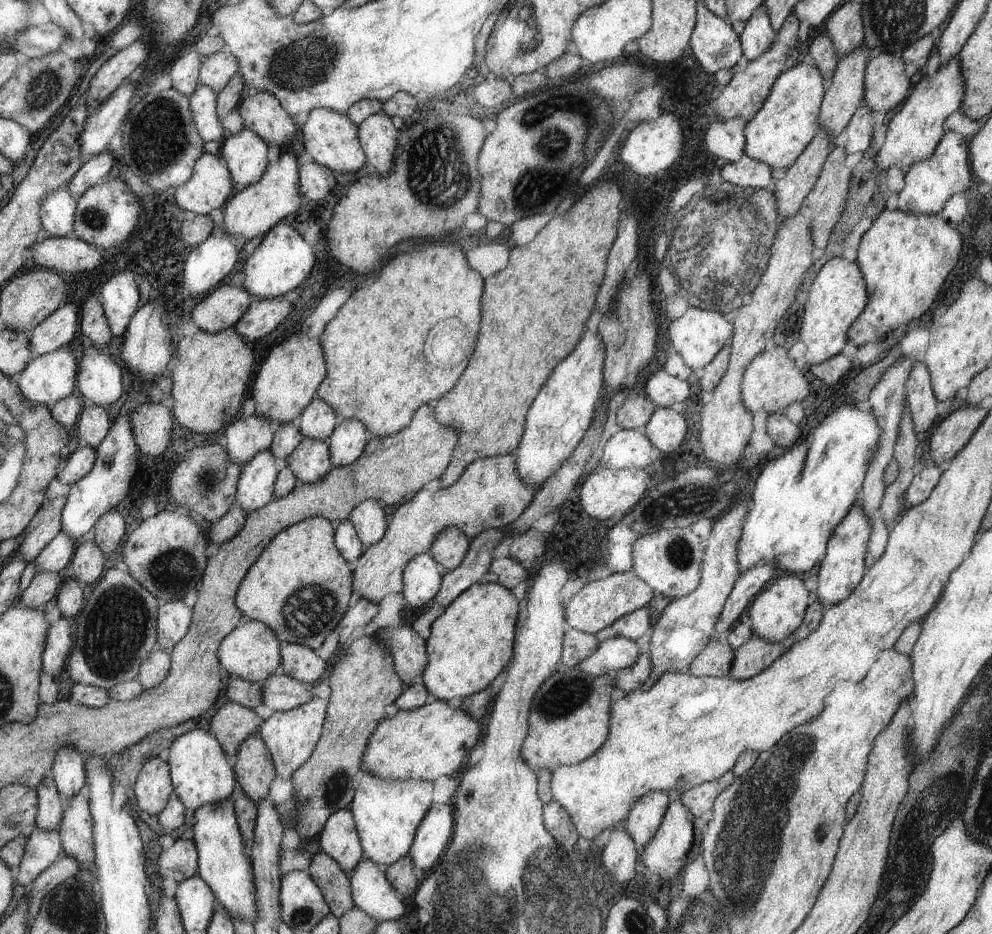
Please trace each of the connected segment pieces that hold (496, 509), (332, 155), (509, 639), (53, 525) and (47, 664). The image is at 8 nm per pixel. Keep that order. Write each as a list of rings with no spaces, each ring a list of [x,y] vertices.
[[[505,454],[470,463],[457,483],[437,492],[417,492],[391,515],[388,530],[380,543],[365,549],[353,572],[354,592],[358,598],[378,605],[381,600],[404,590],[404,568],[409,560],[430,550],[437,534],[446,527],[462,529],[473,539],[490,529],[508,528],[525,512],[538,489],[526,485],[517,473],[517,456]]]
[[[364,99],[353,104],[346,114],[324,107],[310,111],[308,120],[302,128],[302,140],[312,160],[320,166],[329,168],[332,172],[346,174],[346,172],[360,170],[366,164],[366,156],[364,156],[365,149],[361,144],[357,126],[369,116],[382,111],[383,104],[376,99]]]
[[[496,582],[489,583],[476,583],[467,588],[464,592],[461,592],[445,609],[445,612],[441,614],[431,625],[431,635],[425,640],[427,652],[429,653],[429,664],[425,668],[423,678],[425,684],[415,683],[409,688],[406,688],[405,692],[397,700],[397,706],[402,711],[414,710],[415,708],[430,704],[435,699],[442,699],[449,702],[457,702],[464,700],[467,696],[476,695],[477,692],[484,691],[486,687],[490,687],[493,680],[497,678],[498,674],[506,668],[506,664],[512,660],[512,656],[515,655],[515,650],[512,650],[514,646],[514,624],[516,624],[516,614],[518,614],[518,600],[514,598],[514,594],[510,590],[506,590],[503,584]]]
[[[56,497],[45,510],[40,524],[21,542],[19,552],[28,563],[32,562],[61,531],[61,512],[66,500],[66,497]]]
[[[61,616],[50,627],[46,650],[42,659],[45,671],[52,674],[57,681],[62,672],[65,671],[67,659],[71,654],[70,648],[72,648],[72,636],[70,636],[70,630],[68,630],[68,622]]]

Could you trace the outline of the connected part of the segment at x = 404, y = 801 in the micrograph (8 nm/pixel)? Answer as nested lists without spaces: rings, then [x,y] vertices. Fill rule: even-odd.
[[[366,770],[356,776],[356,781],[357,792],[348,808],[355,816],[365,858],[384,868],[412,850],[417,828],[432,806],[432,782],[385,779]]]

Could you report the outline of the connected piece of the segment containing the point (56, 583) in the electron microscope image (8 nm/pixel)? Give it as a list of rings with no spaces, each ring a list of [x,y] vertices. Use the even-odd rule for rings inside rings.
[[[36,572],[30,585],[21,594],[21,606],[44,607],[57,595],[62,582],[62,578],[57,572]]]

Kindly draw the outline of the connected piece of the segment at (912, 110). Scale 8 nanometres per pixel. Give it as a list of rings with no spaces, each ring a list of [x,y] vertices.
[[[958,57],[951,58],[945,65],[940,66],[932,77],[919,74],[918,78],[920,81],[918,86],[913,88],[913,94],[888,122],[884,145],[875,155],[875,163],[881,171],[886,172],[892,166],[898,166],[907,173],[913,164],[929,159],[945,138],[944,121],[961,108],[965,84]]]

